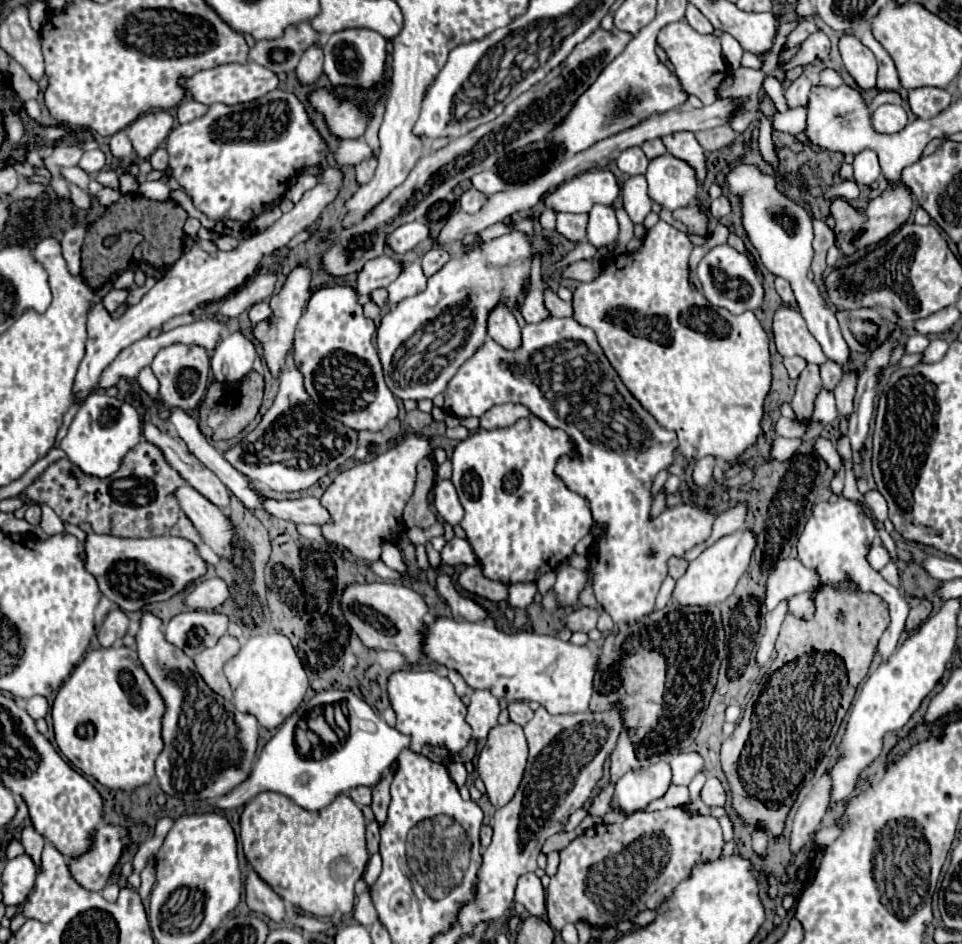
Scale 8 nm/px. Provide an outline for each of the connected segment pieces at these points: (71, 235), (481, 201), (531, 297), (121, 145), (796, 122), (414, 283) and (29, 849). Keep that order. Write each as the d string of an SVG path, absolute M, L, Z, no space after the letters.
M84 230L80 232L66 232L64 240L62 240L62 254L70 266L70 274L72 276L78 276L80 274L80 248L82 248L82 242L84 242Z
M470 188L460 196L460 210L464 210L466 214L476 214L486 202L488 202L486 194L482 194L476 188Z
M532 288L520 308L520 314L526 322L540 322L548 316L548 310L544 308L544 302L542 302L542 290L540 288Z
M120 130L118 134L114 134L114 136L110 138L110 150L112 150L112 154L114 154L116 158L126 158L126 156L132 154L132 144L130 144L130 140L128 140L126 130Z
M806 106L788 112L776 112L772 116L772 130L776 132L788 132L792 136L798 136L800 132L804 132L804 126L806 126Z
M402 262L404 272L386 288L388 290L388 304L396 306L400 300L408 296L416 296L426 288L426 274L422 272L422 266L418 262Z
M24 828L22 846L24 846L24 852L34 860L34 864L40 872L40 856L42 856L42 848L44 848L44 836L38 834L34 828Z

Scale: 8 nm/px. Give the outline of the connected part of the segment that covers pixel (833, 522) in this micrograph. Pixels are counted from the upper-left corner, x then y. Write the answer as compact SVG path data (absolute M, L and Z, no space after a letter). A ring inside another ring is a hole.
M842 500L842 502L834 502L834 504L826 504L824 510L824 502L818 502L814 506L814 512L810 514L810 520L806 522L806 528L798 540L798 560L806 566L818 572L820 578L820 586L832 586L832 588L842 588L844 582L852 582L858 586L858 592L874 592L878 596L882 596L888 606L890 606L890 616L894 618L894 636L882 636L880 646L878 646L878 654L882 660L886 660L886 656L890 656L890 652L894 652L902 632L904 632L904 622L908 616L908 602L902 596L902 592L894 586L890 586L878 570L874 570L866 556L872 548L872 540L876 538L876 528L872 524L872 520L866 516L864 508L858 506L852 500Z

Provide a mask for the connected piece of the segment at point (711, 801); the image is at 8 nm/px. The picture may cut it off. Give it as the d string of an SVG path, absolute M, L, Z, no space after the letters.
M708 778L702 788L702 800L708 806L724 806L728 800L726 790L722 788L722 782L718 778Z

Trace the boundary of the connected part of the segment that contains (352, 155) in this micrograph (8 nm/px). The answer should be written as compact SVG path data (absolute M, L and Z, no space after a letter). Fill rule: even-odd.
M360 138L360 140L344 140L340 142L340 146L336 148L334 160L336 166L350 166L350 164L358 164L364 158L370 158L374 152L370 150L370 146Z

